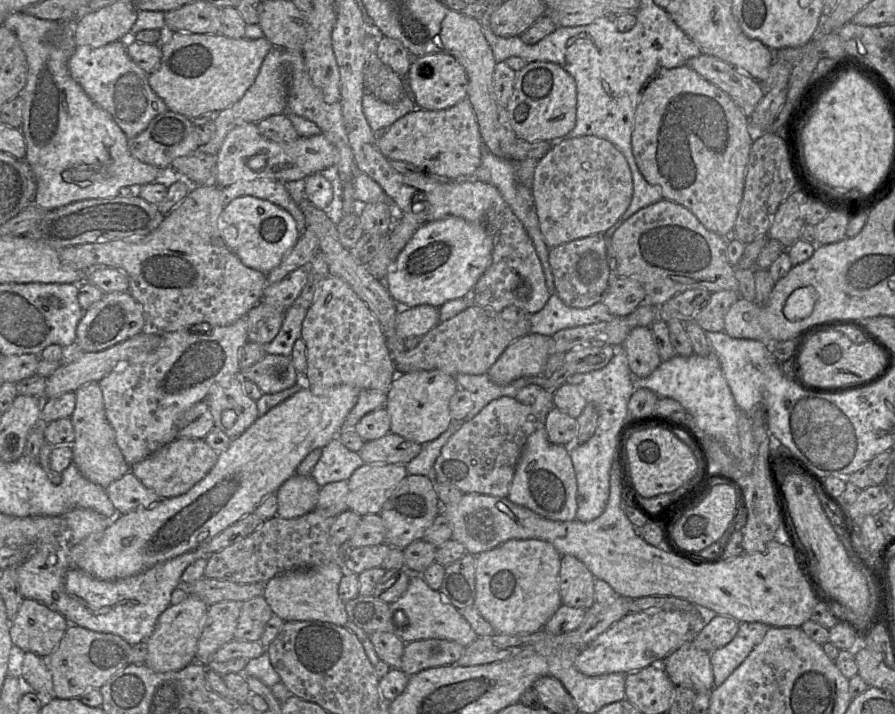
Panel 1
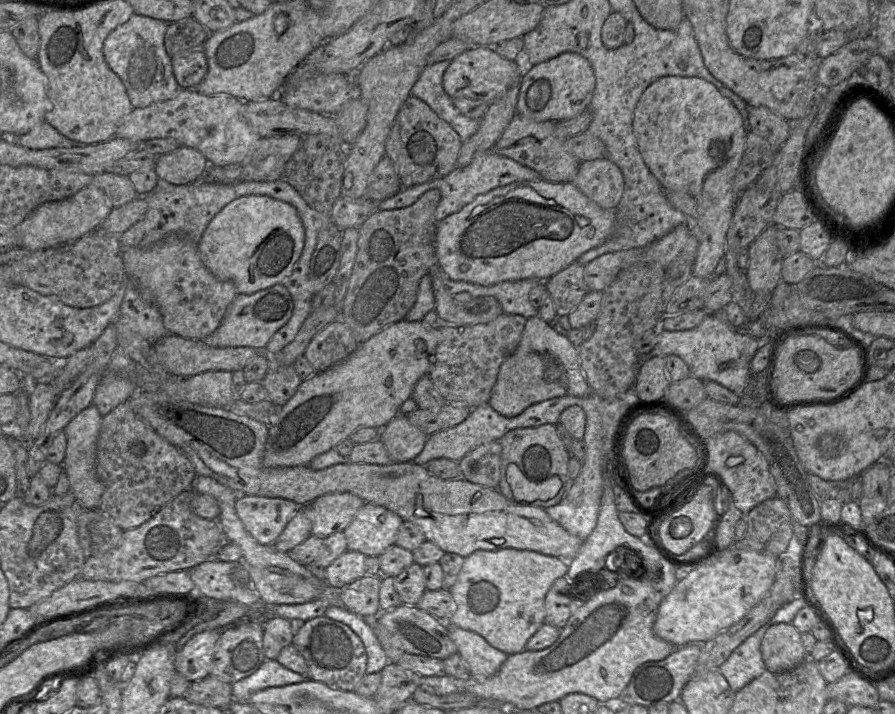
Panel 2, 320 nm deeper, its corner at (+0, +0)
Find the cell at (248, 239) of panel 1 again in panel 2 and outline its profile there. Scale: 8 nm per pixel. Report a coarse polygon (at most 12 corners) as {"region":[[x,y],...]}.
{"region":[[240,196],[197,244],[238,294],[282,283],[304,246],[292,205]]}

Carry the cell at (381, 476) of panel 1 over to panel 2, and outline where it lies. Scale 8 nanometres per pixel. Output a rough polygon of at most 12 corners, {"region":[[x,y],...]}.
{"region":[[329,493],[305,507],[311,535],[344,531],[365,501]]}

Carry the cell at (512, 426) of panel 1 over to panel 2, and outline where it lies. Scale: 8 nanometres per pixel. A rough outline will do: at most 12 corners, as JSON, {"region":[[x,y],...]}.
{"region":[[500,441],[478,446],[458,462],[460,477],[498,489]]}

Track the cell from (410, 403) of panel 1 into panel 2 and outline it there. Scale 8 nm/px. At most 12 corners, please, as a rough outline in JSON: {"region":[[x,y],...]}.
{"region":[[405,415],[382,429],[392,462],[412,462],[427,438]]}

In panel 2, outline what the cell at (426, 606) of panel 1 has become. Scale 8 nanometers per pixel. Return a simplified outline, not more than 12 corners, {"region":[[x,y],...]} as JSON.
{"region":[[448,625],[471,676],[489,678],[508,657],[476,632]]}

